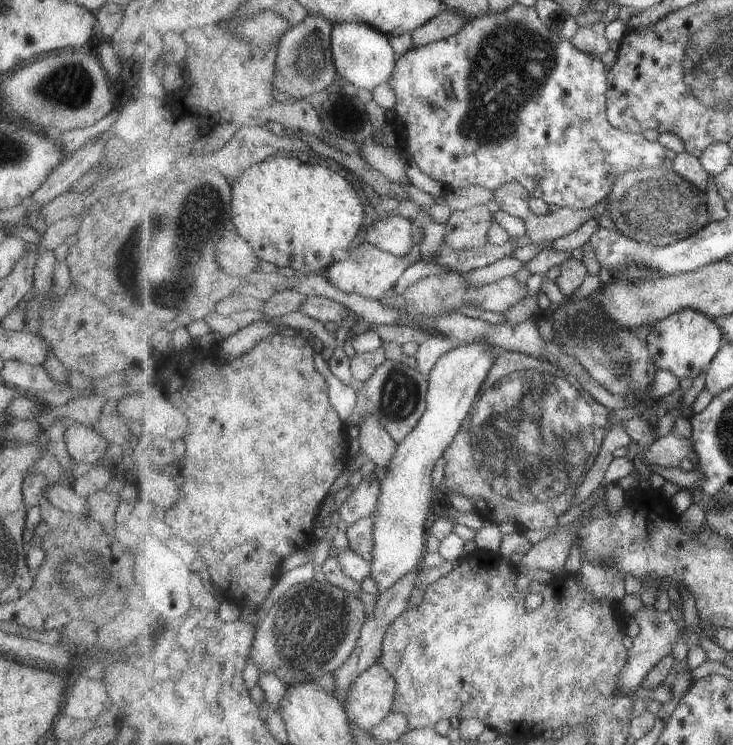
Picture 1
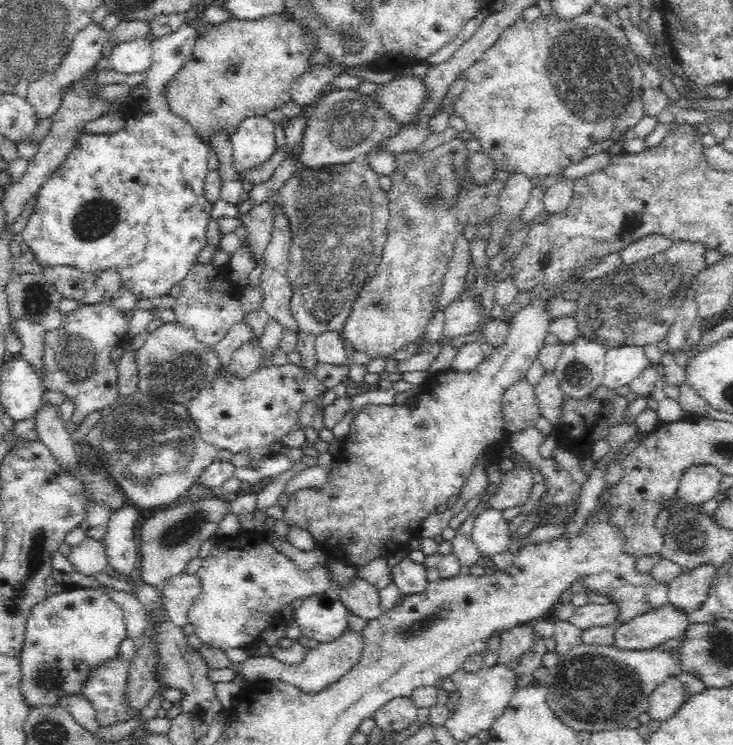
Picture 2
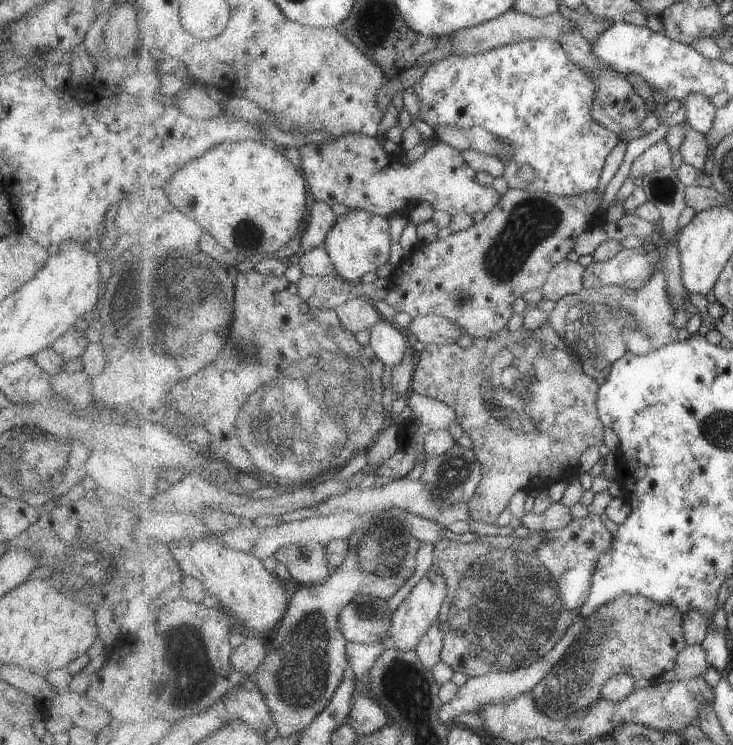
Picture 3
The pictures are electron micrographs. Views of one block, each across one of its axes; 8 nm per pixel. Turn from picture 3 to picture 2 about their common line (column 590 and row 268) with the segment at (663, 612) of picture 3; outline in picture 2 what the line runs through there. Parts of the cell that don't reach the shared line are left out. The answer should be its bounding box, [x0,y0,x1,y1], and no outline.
[574,241,708,348]

